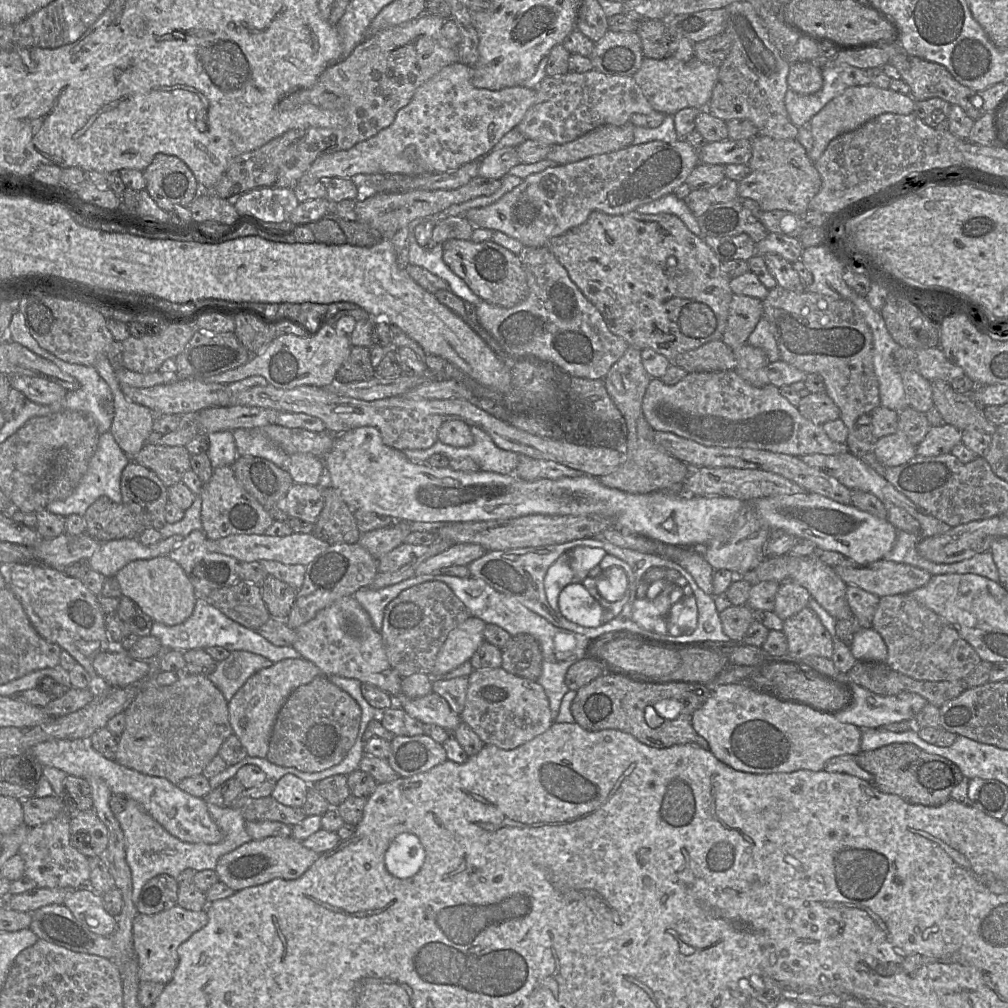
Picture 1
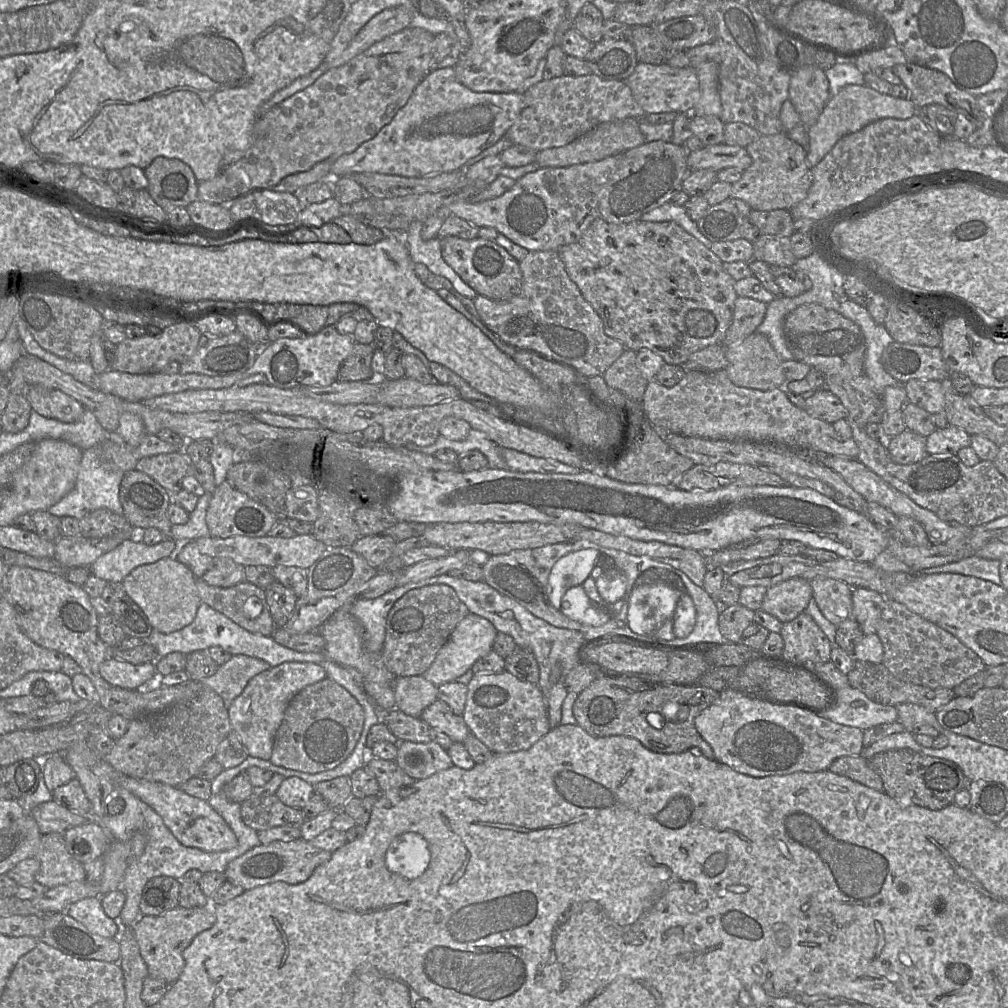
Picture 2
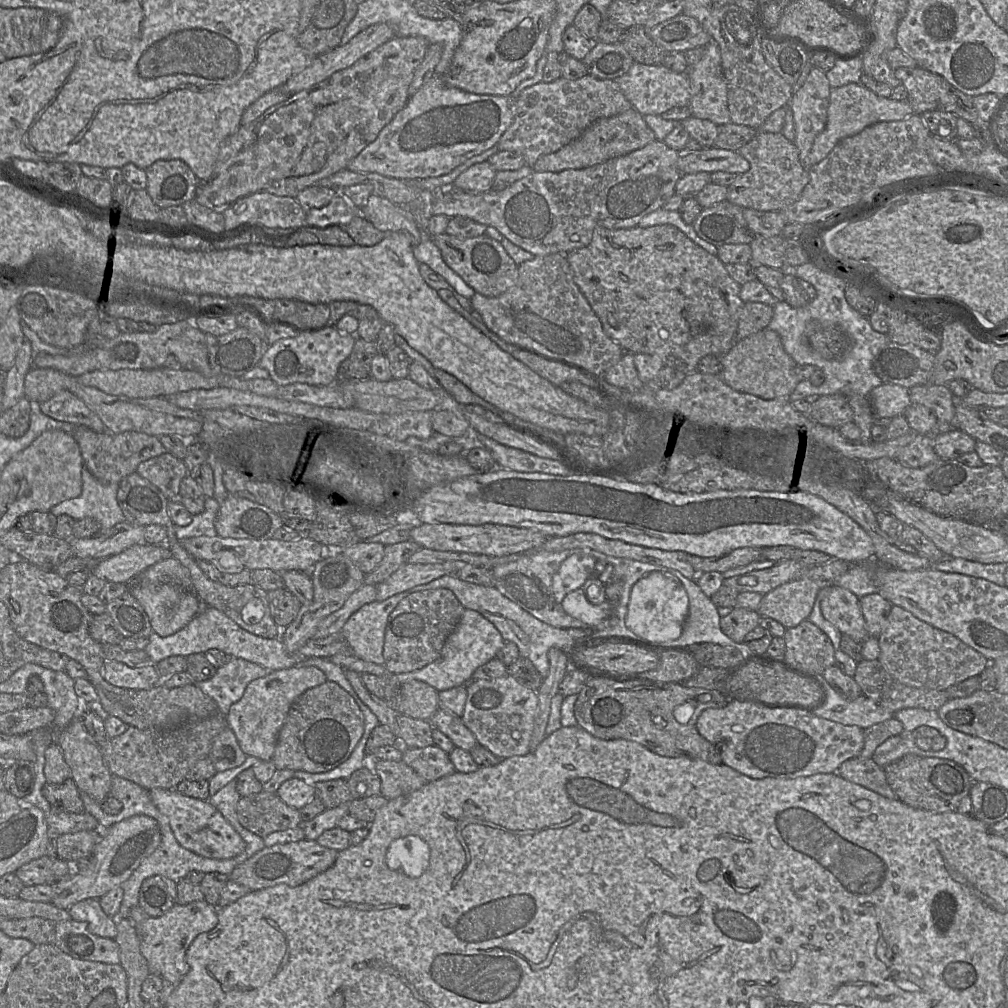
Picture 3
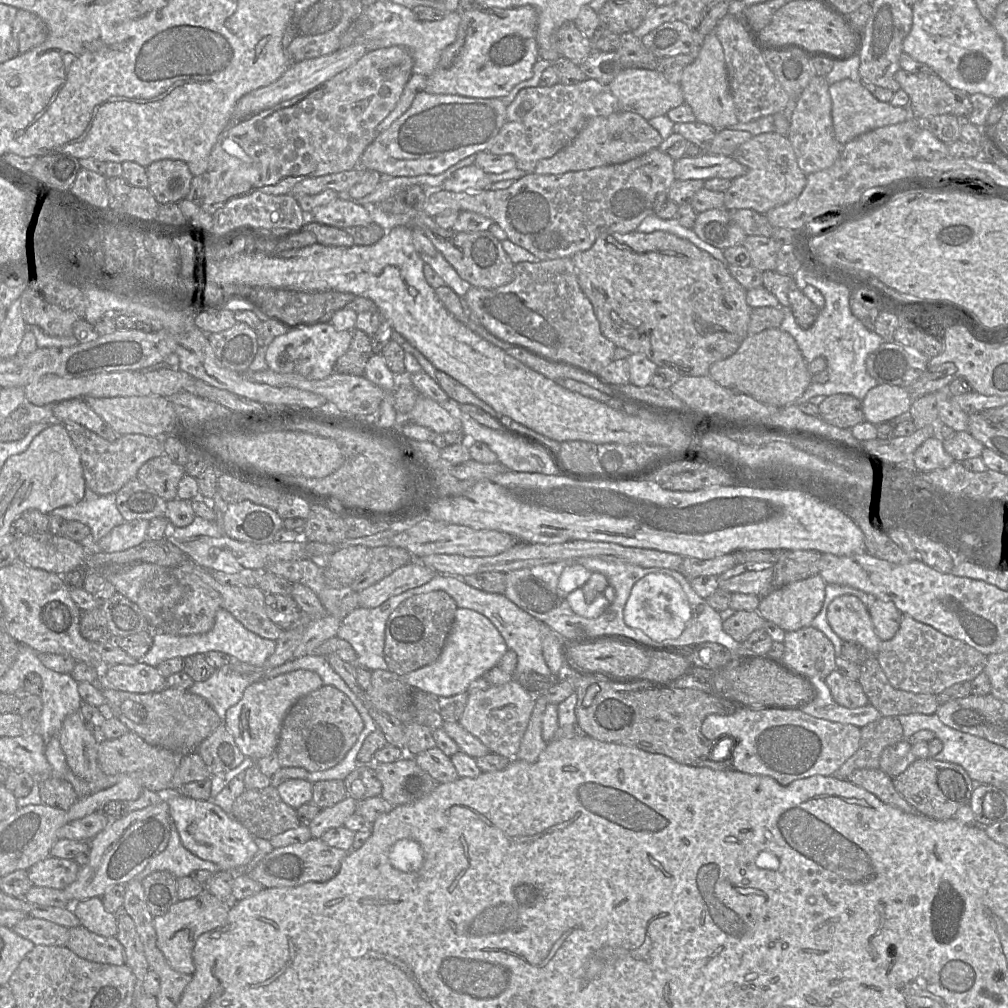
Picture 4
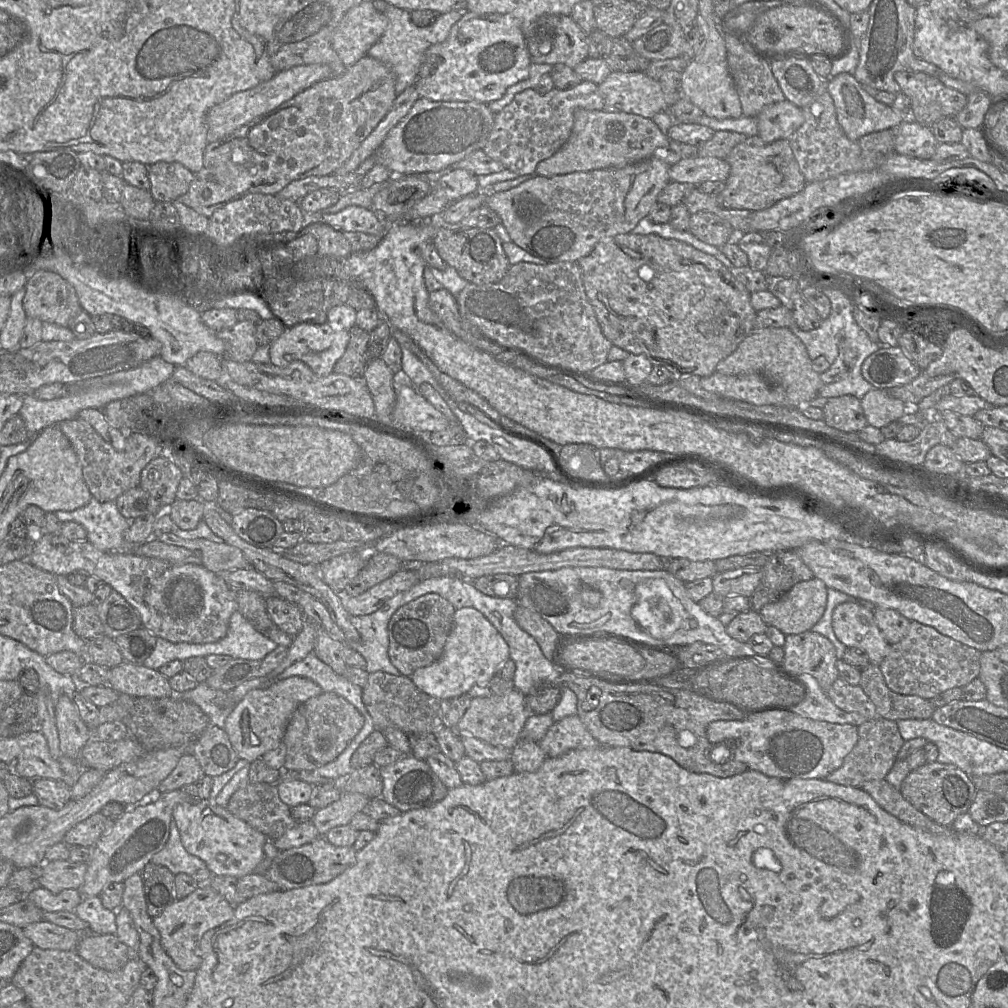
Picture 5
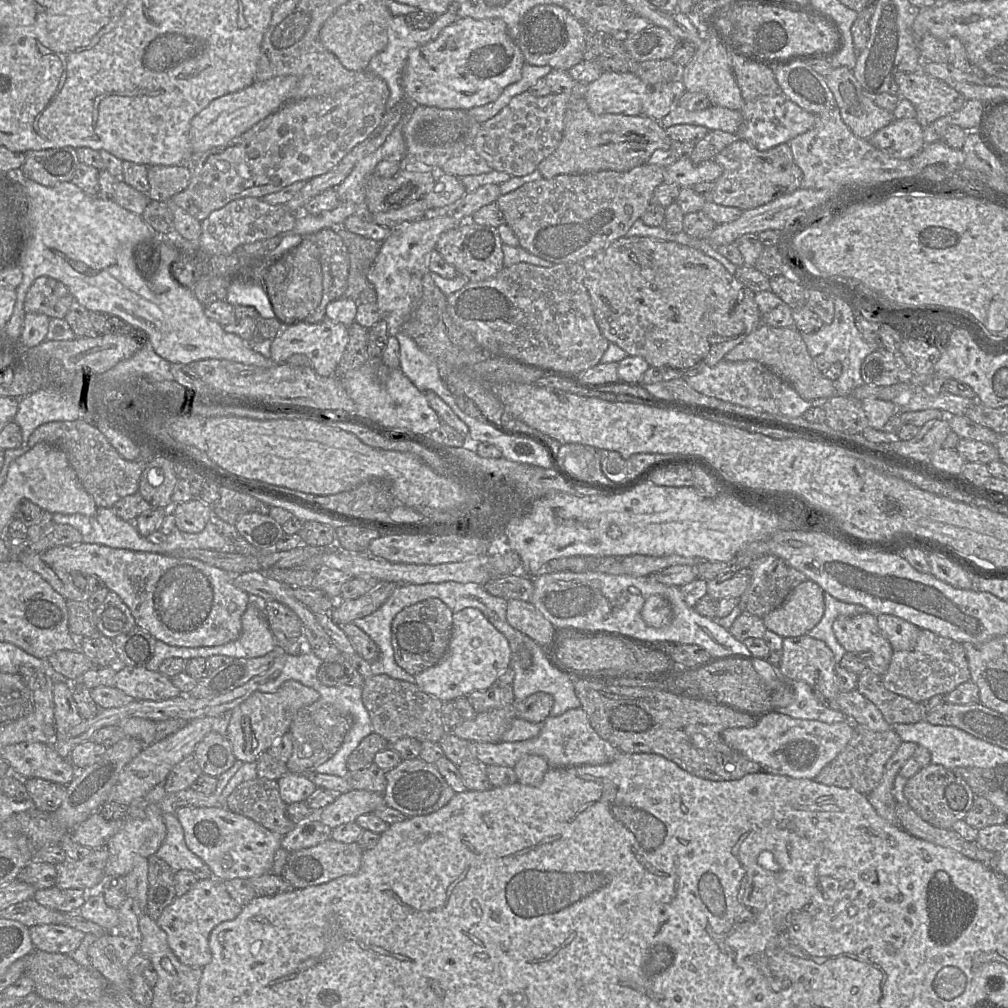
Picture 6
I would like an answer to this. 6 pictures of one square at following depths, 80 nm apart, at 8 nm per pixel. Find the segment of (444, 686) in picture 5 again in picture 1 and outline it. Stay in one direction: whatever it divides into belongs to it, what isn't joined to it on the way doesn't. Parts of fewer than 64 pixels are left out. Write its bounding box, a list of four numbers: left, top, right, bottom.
[431,616,486,677]

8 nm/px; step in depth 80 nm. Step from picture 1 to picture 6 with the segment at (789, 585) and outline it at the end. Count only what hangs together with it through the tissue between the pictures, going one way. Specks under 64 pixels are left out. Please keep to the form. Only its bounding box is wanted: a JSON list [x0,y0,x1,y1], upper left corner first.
[763,579,824,638]

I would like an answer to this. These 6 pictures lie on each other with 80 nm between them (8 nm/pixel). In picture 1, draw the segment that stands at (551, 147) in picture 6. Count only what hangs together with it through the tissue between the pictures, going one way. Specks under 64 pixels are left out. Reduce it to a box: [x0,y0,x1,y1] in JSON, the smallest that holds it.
[515,69,654,145]

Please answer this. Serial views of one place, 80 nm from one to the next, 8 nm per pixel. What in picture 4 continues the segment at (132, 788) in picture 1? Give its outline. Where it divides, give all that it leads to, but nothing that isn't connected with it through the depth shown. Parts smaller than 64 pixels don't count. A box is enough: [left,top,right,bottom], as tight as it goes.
[158,789,258,871]

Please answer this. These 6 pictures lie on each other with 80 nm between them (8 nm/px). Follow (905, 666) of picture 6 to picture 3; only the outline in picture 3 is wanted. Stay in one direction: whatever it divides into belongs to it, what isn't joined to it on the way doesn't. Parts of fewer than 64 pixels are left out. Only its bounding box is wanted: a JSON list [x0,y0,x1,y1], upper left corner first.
[878,605,990,690]

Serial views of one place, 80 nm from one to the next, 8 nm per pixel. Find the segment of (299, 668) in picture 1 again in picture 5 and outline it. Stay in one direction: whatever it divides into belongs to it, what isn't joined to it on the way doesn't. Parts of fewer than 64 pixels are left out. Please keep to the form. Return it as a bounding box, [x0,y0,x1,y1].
[224,676,322,763]

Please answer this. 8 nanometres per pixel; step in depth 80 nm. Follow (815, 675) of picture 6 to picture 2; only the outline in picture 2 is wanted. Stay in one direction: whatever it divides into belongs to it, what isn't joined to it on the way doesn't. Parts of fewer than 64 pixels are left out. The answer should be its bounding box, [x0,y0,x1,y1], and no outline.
[780,612,832,668]

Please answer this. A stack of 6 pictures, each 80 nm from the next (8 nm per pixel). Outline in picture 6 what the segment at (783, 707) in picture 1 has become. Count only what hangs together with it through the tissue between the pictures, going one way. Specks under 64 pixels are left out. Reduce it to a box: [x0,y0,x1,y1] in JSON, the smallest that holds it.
[722,711,854,779]

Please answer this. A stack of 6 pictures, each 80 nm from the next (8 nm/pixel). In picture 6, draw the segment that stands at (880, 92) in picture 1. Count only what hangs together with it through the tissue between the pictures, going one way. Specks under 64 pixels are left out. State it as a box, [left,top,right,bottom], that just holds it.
[825,66,894,139]

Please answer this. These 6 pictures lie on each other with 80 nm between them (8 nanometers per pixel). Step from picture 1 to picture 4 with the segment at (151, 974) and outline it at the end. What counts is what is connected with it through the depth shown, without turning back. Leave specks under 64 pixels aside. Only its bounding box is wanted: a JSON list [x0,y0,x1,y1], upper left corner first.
[153,890,230,975]

